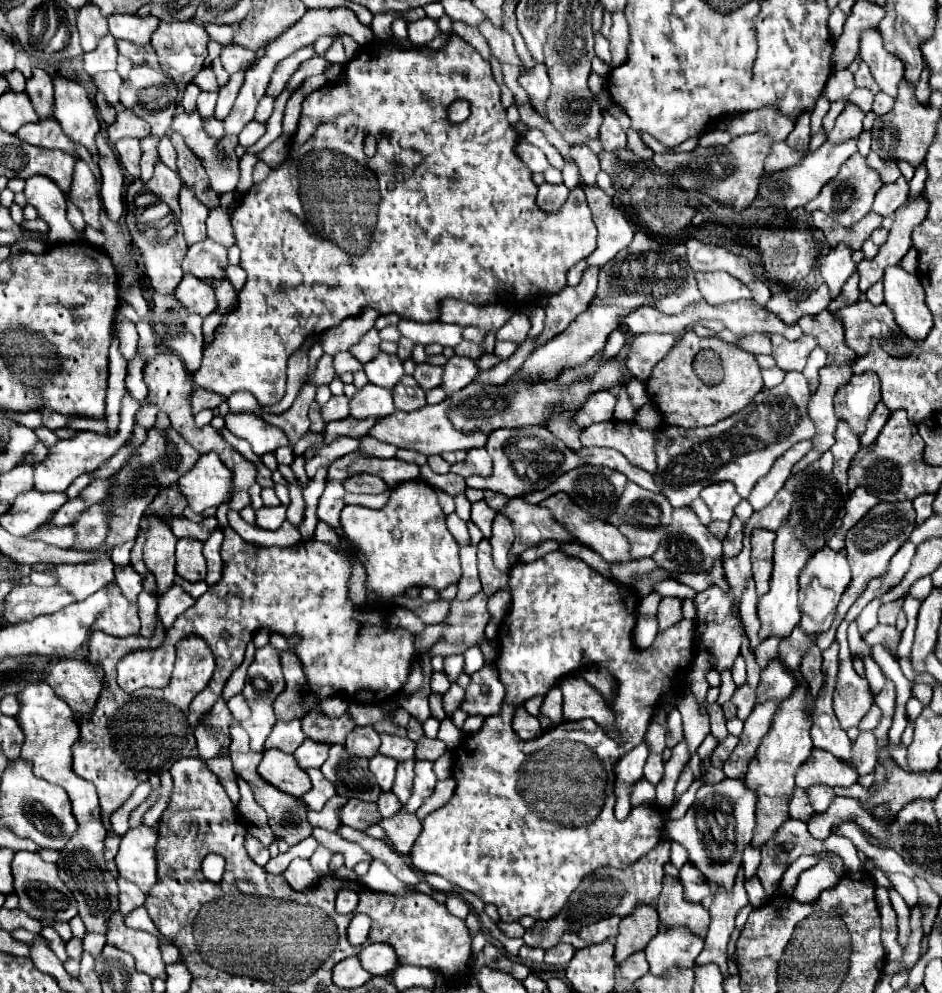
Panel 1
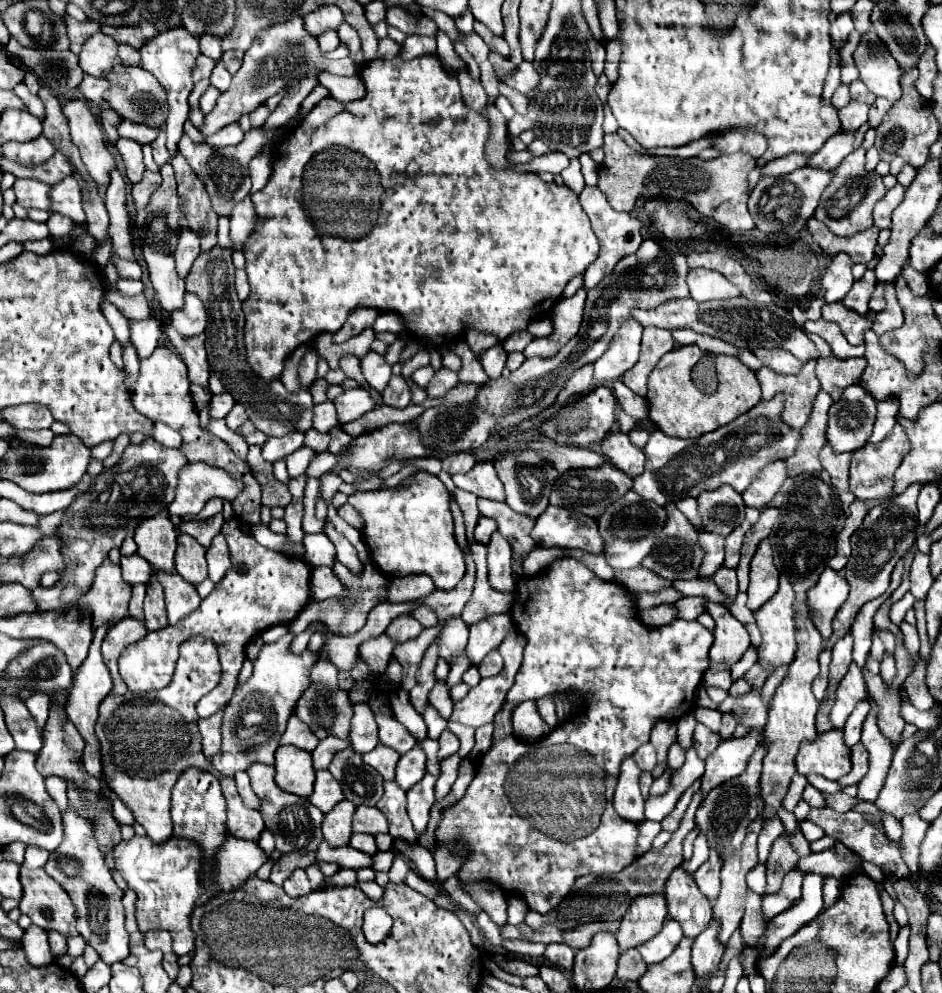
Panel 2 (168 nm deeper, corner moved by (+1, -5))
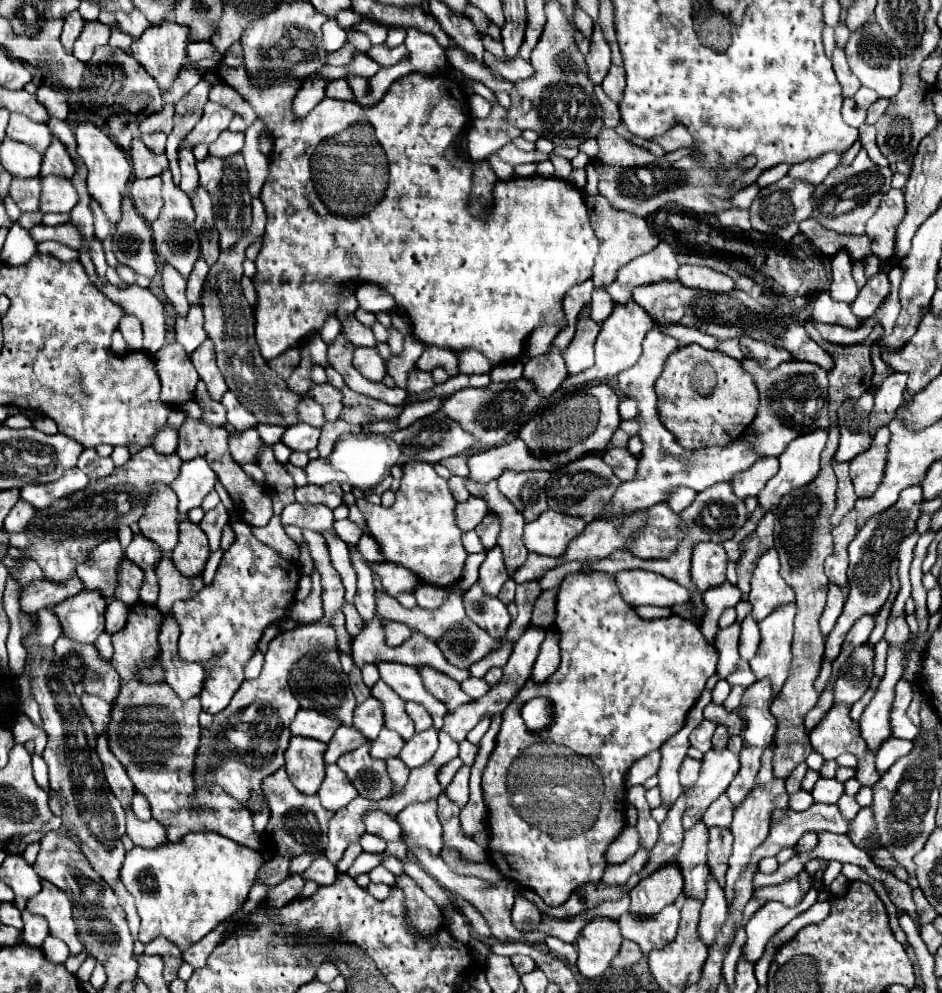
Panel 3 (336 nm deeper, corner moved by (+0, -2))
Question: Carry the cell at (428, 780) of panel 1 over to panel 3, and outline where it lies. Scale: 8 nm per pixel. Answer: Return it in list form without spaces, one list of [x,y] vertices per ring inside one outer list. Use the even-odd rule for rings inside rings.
[[[431,798],[427,802],[409,804],[405,810],[397,814],[397,820],[409,842],[425,846],[433,854],[439,854],[443,842],[441,842],[441,824],[435,812],[437,812],[437,798]]]

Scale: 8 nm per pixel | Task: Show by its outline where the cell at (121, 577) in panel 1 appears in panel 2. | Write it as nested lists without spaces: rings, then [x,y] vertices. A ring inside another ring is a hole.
[[[134,553],[130,557],[122,557],[120,567],[122,567],[124,581],[128,581],[130,585],[134,585],[134,583],[148,585],[152,581],[152,573],[154,573],[152,565],[146,559],[142,559],[138,553]]]

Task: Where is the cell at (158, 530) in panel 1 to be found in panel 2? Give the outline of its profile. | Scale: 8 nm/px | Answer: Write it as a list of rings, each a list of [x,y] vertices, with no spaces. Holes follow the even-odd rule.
[[[160,511],[158,515],[146,519],[136,527],[134,541],[138,543],[138,553],[152,563],[154,569],[174,571],[174,553],[176,553],[176,529],[170,521],[168,511]]]

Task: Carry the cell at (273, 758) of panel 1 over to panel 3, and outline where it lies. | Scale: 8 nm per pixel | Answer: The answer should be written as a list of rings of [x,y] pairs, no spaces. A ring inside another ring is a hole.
[[[293,736],[289,748],[285,750],[285,770],[289,772],[289,780],[303,794],[315,794],[325,778],[325,762],[323,752],[327,744]]]

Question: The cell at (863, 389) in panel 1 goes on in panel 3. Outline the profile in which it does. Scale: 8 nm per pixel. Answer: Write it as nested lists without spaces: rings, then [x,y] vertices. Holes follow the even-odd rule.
[[[865,392],[865,396],[857,400],[845,400],[837,410],[839,416],[839,448],[835,452],[837,462],[849,462],[859,452],[865,452],[871,444],[869,434],[869,414],[873,410],[873,394]]]

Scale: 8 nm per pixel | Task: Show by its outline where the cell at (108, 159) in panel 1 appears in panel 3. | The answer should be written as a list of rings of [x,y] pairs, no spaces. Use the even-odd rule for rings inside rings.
[[[123,196],[121,220],[113,228],[113,252],[119,264],[133,268],[137,274],[153,278],[157,272],[151,228],[133,208],[133,200]]]

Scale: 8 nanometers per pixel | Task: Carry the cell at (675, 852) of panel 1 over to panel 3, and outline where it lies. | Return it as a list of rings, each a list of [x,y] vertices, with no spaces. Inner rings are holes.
[[[713,748],[703,756],[699,780],[687,792],[687,810],[683,814],[685,830],[693,828],[701,820],[709,804],[725,792],[725,788],[737,774],[739,766],[741,766],[739,756],[733,754],[729,748],[723,748],[723,750]]]

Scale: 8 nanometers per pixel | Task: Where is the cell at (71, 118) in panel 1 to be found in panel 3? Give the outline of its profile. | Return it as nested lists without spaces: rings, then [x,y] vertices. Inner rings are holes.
[[[79,122],[75,126],[75,138],[77,138],[77,154],[87,166],[87,190],[101,204],[109,222],[117,224],[121,218],[121,210],[119,210],[121,198],[127,192],[127,182],[131,178],[131,164],[125,152],[117,146],[117,142],[113,142],[93,122]]]

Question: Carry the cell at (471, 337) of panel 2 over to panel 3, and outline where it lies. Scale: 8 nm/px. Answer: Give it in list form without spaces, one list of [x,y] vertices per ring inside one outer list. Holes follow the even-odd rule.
[[[467,348],[459,352],[459,372],[461,374],[483,374],[483,372],[491,372],[491,364],[485,356],[481,356],[481,352]]]

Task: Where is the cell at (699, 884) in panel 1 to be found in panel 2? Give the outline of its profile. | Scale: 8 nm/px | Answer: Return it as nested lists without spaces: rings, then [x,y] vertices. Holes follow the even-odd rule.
[[[714,849],[714,853],[710,855],[710,859],[698,867],[698,871],[694,873],[694,879],[700,887],[700,891],[708,897],[708,899],[716,899],[716,895],[720,893],[720,867],[722,867],[722,857],[720,853]],[[712,857],[714,857],[714,865],[712,865]]]

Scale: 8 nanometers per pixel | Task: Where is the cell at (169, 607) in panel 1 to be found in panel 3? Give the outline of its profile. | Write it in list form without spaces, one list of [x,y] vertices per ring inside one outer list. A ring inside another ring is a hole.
[[[163,556],[155,570],[157,570],[157,580],[159,580],[159,600],[155,606],[161,612],[169,612],[177,600],[187,600],[187,598],[197,596],[205,586],[201,578],[181,576],[181,572],[175,568],[169,556]]]

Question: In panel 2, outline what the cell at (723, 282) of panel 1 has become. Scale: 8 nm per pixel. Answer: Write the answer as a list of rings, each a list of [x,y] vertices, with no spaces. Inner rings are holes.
[[[690,269],[688,291],[690,291],[690,297],[696,301],[730,299],[740,295],[740,291],[724,275],[710,269]]]

